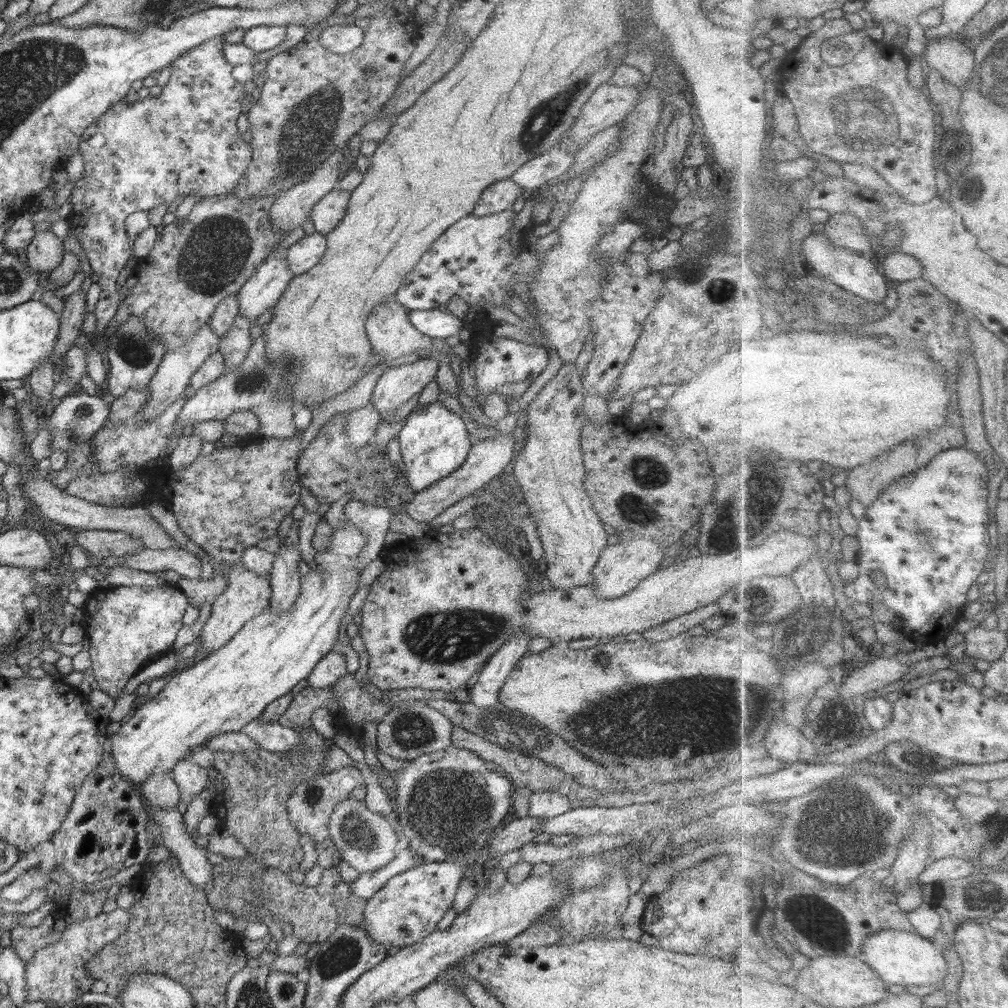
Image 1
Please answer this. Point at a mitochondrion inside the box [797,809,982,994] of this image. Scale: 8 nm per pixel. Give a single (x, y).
(830, 930)

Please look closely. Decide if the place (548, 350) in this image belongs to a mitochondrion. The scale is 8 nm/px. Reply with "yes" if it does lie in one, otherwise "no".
no

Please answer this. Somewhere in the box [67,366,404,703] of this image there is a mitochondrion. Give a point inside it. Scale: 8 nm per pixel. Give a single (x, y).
(255, 381)

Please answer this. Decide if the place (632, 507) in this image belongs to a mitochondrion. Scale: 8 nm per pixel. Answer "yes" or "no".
yes

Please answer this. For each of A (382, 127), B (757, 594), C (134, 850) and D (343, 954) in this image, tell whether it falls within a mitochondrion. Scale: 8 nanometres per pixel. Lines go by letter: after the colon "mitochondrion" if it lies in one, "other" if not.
A: other
B: other
C: other
D: mitochondrion

